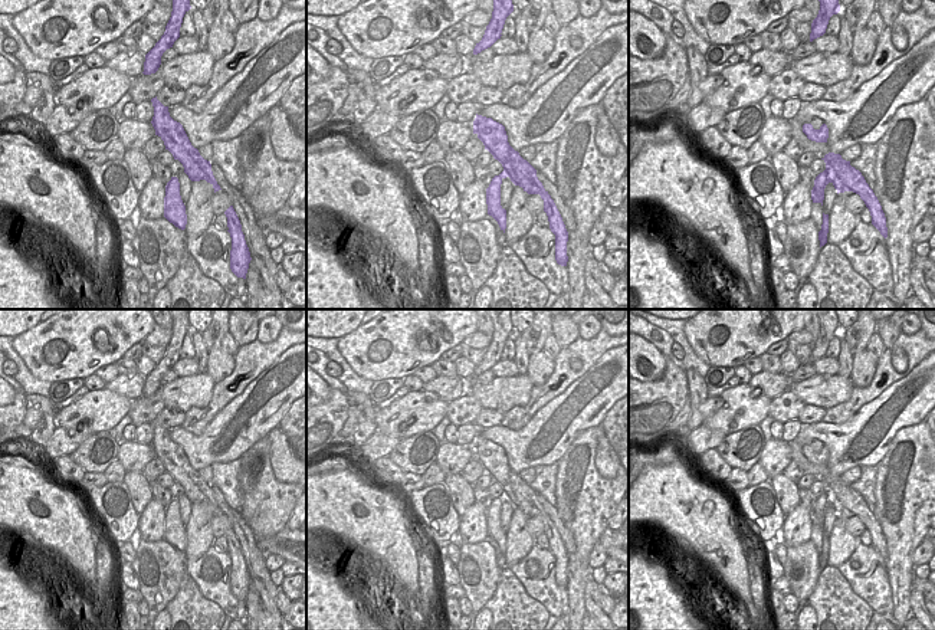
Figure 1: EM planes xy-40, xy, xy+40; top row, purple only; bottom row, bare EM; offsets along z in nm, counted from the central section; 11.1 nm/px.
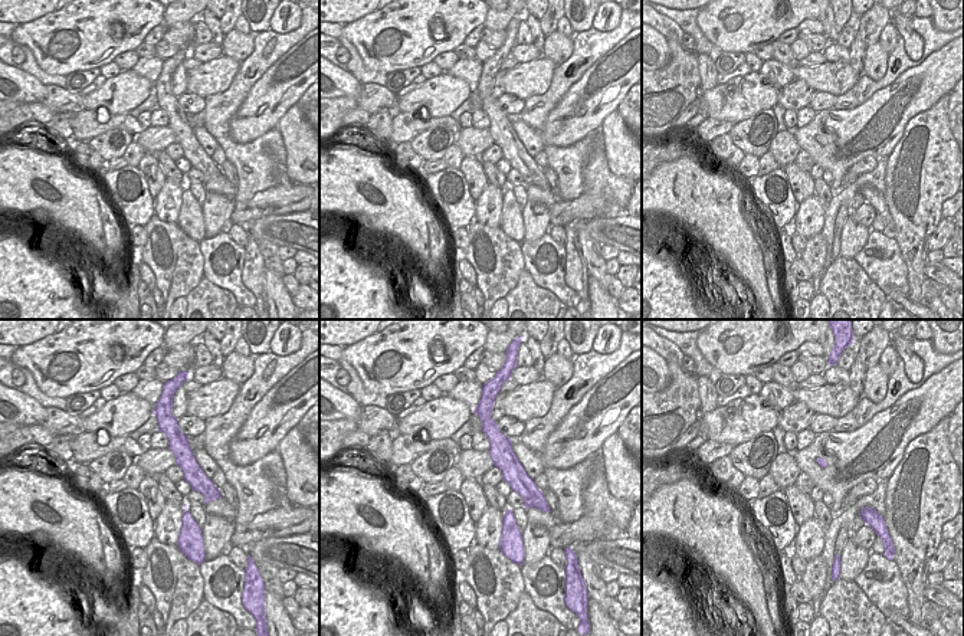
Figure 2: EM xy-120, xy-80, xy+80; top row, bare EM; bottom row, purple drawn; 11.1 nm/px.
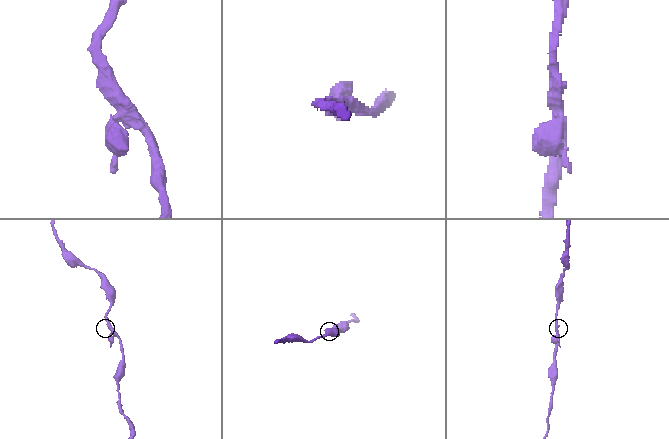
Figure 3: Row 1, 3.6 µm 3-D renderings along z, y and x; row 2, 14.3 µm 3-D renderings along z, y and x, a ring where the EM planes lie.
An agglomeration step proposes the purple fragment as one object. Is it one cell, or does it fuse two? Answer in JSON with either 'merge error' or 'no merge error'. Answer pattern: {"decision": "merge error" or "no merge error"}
{"decision": "no merge error"}

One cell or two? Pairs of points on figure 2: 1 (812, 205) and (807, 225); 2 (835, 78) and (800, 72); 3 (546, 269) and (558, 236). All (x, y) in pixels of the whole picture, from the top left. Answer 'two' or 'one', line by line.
1: one
2: one
3: two

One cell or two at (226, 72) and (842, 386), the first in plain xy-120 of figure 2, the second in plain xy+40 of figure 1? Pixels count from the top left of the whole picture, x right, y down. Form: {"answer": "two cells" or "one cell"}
{"answer": "one cell"}

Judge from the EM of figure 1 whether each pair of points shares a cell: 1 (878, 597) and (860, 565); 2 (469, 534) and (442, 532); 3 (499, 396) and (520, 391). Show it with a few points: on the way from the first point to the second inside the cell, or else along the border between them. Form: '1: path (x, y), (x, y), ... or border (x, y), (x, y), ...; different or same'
1: path (875, 590), (866, 573); same
2: border (461, 517), (458, 528); different
3: path (504, 393), (515, 391); same

